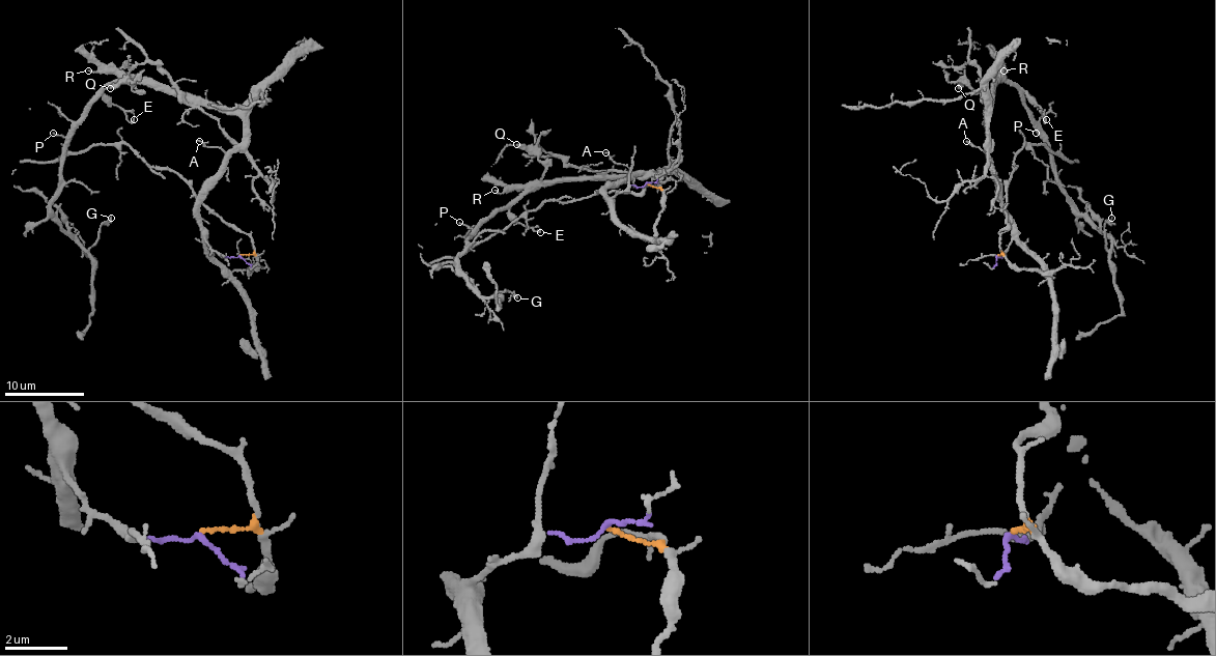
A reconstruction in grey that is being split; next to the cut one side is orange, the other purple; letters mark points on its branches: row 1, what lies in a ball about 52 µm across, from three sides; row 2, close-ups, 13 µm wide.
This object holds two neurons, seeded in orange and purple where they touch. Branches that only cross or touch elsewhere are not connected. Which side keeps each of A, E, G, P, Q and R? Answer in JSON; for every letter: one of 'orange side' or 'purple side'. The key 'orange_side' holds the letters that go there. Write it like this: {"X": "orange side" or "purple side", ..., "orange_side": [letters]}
{"A": "purple side", "E": "purple side", "G": "purple side", "P": "purple side", "Q": "purple side", "R": "purple side", "orange_side": []}

